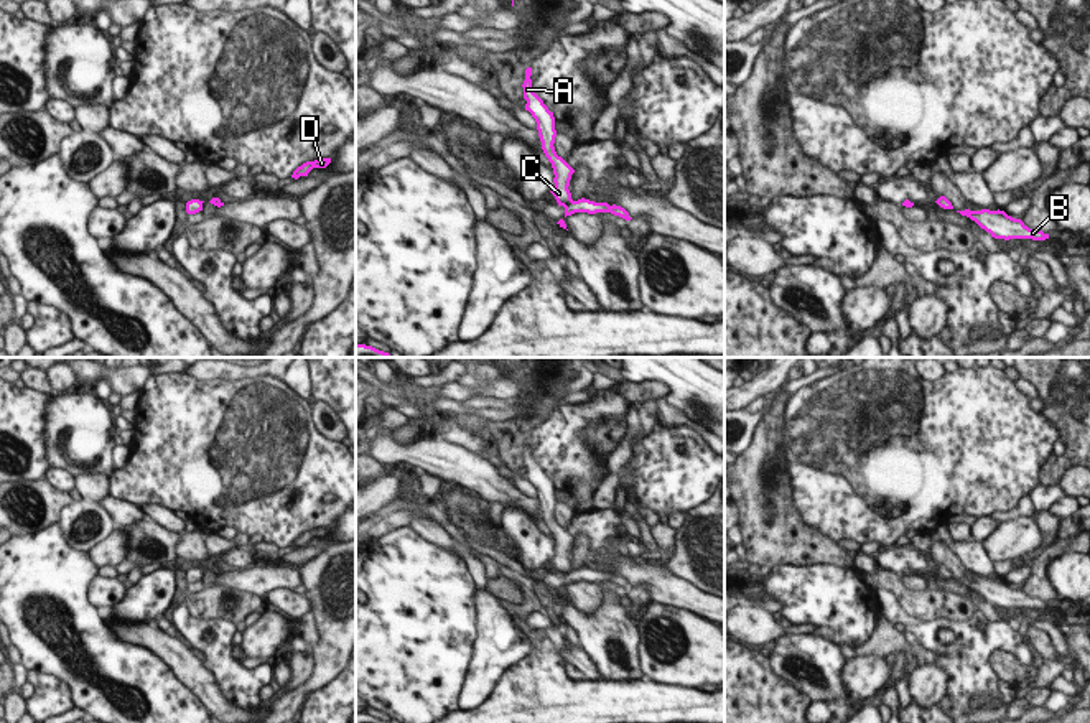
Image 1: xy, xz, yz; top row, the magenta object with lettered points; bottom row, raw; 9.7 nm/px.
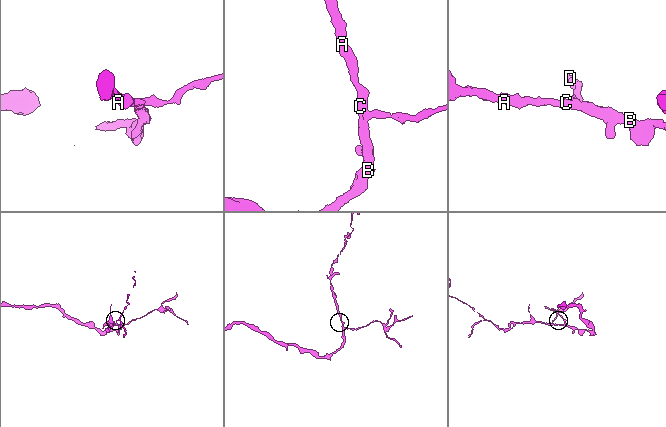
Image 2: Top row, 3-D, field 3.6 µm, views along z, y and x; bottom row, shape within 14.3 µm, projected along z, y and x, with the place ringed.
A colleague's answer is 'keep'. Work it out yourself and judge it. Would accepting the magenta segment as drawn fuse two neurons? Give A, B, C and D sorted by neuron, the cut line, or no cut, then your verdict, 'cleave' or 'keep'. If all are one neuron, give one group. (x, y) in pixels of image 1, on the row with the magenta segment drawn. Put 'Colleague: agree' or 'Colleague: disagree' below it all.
A B C / D | xz (572, 200), (563, 206) | cleave
Colleague: disagree

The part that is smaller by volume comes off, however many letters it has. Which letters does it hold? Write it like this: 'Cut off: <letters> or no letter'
Cut off: D

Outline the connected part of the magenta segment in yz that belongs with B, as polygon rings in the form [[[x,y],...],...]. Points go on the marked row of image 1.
[[[957,211],[962,216],[975,221],[981,229],[991,234],[995,239],[1032,239],[1032,240],[1046,240],[1049,234],[1044,234],[1039,229],[1029,229],[1021,219],[1014,219],[1008,216],[1004,211]]]

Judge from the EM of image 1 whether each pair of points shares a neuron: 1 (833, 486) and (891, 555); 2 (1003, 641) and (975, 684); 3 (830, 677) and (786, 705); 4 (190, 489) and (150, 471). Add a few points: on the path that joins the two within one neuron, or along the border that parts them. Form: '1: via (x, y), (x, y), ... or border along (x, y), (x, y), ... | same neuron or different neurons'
1: border along (894, 544), (885, 549) | different neurons
2: via (990, 646), (980, 656), (978, 671) | same neuron
3: border along (773, 671), (801, 690), (810, 702) | different neurons
4: via (180, 488), (160, 471) | same neuron

